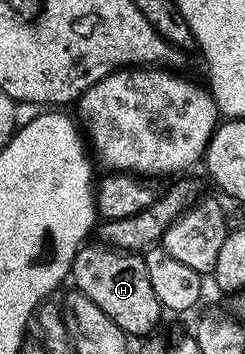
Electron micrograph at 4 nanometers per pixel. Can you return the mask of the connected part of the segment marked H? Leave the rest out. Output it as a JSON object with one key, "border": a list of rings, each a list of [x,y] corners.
{"border":[[[85,242],[80,245],[78,254],[74,258],[72,263],[72,274],[70,277],[71,283],[73,284],[75,291],[86,294],[86,298],[90,298],[90,302],[94,302],[94,306],[98,306],[98,310],[102,310],[102,314],[106,314],[106,318],[110,318],[110,322],[114,322],[114,326],[118,326],[122,331],[127,332],[129,337],[136,338],[136,336],[147,337],[149,334],[147,332],[152,332],[156,328],[156,323],[160,320],[160,315],[162,315],[162,309],[160,303],[158,302],[158,294],[154,294],[154,286],[150,282],[150,273],[146,271],[146,262],[144,261],[143,255],[140,254],[121,254],[116,251],[115,248],[110,248],[107,246],[101,246],[96,242]]]}

